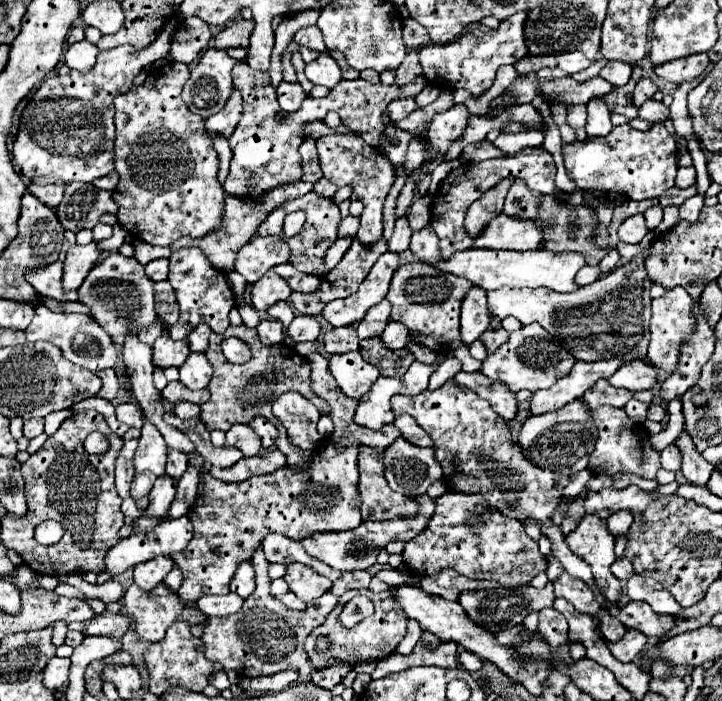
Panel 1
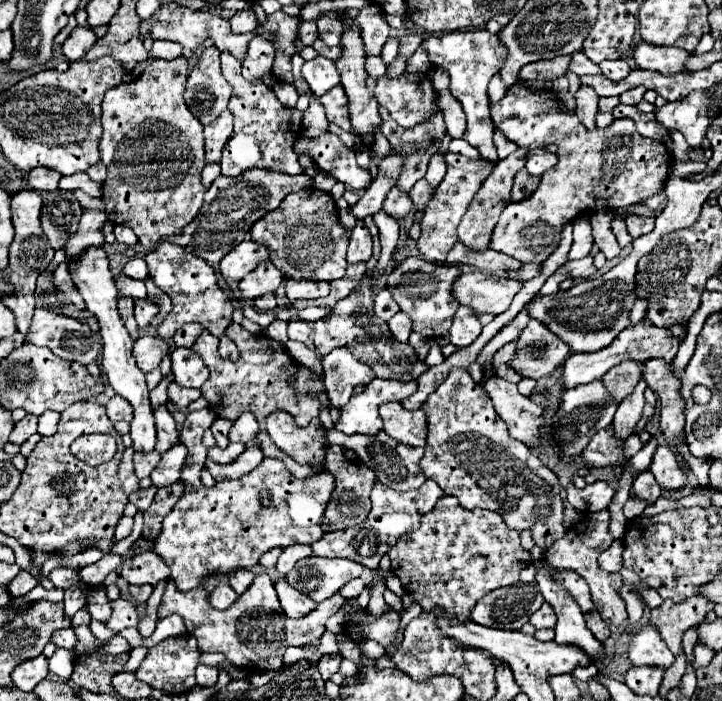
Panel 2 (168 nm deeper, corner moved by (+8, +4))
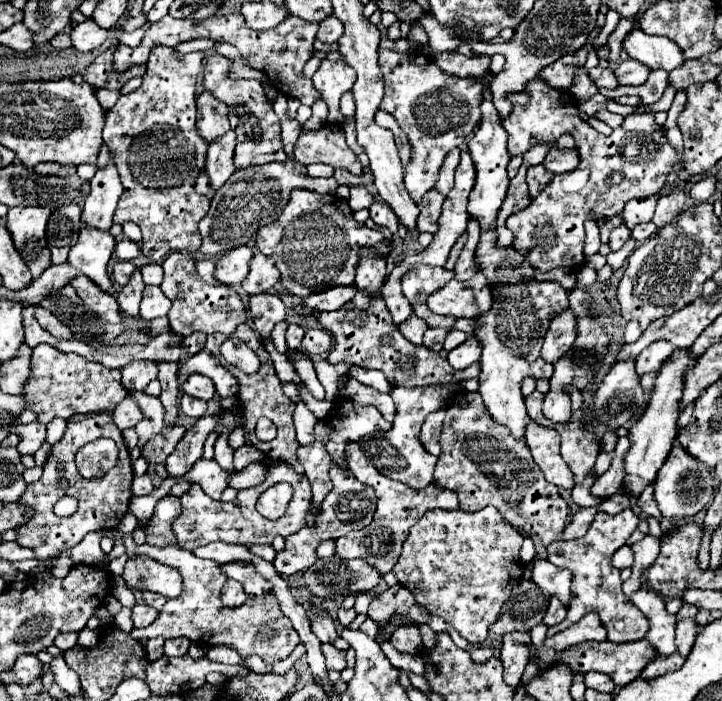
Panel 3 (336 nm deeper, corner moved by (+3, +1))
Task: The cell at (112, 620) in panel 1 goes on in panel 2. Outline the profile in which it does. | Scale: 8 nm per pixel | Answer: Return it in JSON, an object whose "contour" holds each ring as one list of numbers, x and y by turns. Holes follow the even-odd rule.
{"contour":[[127,599,113,601,113,615,105,623,109,629,121,631,125,627,137,627,137,623,139,623,139,615,137,615,135,605,131,601,127,601]]}

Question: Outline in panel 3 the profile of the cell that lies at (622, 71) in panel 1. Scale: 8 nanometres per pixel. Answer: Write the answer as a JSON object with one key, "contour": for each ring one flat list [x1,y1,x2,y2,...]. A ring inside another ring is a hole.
{"contour":[[626,60,614,72,616,72,616,78,618,78,620,84,634,84,634,86,638,86,638,84,644,84,648,80,650,68,642,66,640,62]]}

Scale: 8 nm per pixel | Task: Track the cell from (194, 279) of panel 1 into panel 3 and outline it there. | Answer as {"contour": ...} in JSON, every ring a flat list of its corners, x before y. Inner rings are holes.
{"contour":[[174,252,168,254,162,262,164,280,160,284,166,298,172,300,172,308,168,312,170,332,178,336,190,336,192,332,222,332,230,336,238,324,246,322,246,308,240,296,230,286,208,286,200,274,196,272,196,260,190,254]]}

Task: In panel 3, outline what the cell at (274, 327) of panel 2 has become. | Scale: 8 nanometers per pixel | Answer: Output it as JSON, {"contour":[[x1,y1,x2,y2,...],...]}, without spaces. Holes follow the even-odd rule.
{"contour":[[290,324,288,330,286,330,286,342,288,342,288,348,290,350,296,350,300,346,300,340,304,336,304,330,298,326,298,324]]}

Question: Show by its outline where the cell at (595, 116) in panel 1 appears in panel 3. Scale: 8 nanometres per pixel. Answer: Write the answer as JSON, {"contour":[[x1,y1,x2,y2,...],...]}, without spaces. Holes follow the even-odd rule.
{"contour":[[580,68,574,74,574,82,570,86,570,92,576,100,586,100,598,92,598,86,594,86,594,82,590,82,590,78,588,78,588,72,584,68]]}

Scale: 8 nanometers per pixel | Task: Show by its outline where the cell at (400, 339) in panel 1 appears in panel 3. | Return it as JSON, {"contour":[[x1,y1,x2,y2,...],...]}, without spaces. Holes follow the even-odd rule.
{"contour":[[410,316,406,322,398,324,398,330,402,332,402,336,408,340,408,342,414,342,414,344,422,344,422,336,424,332,428,330,426,322,422,322,422,318,418,316]]}

